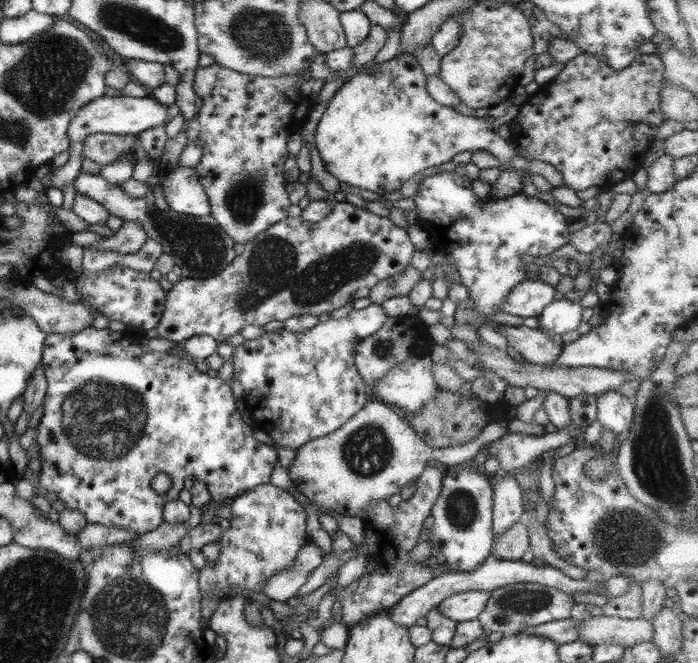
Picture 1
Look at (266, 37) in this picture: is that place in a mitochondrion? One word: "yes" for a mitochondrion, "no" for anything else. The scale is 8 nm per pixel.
yes

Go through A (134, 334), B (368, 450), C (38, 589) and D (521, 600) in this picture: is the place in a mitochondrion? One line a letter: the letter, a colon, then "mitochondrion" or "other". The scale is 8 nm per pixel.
A: other
B: mitochondrion
C: mitochondrion
D: mitochondrion

